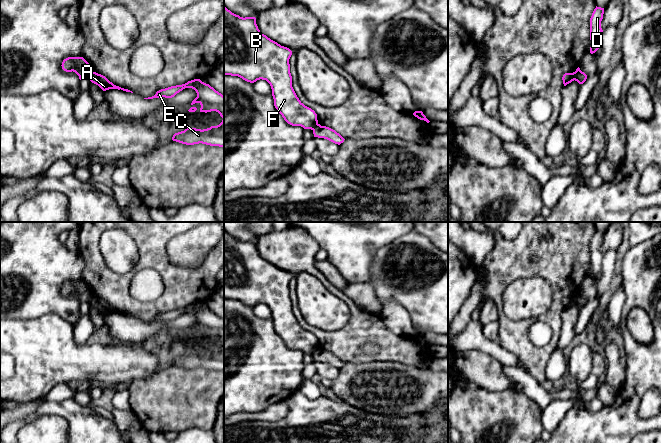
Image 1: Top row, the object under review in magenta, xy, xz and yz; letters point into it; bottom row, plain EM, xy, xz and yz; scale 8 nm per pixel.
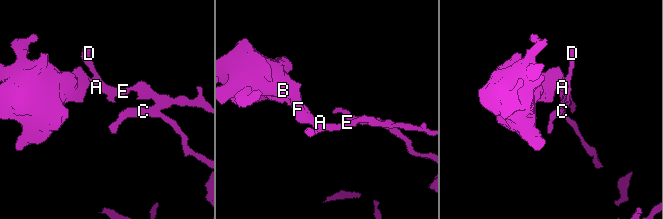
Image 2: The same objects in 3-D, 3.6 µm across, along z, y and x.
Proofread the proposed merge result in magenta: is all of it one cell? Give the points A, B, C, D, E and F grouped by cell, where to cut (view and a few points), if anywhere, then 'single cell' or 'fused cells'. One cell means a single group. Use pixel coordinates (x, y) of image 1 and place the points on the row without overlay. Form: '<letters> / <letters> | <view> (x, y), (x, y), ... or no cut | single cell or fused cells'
A C D E / B F | yz (580, 294), (574, 303) | fused cells

